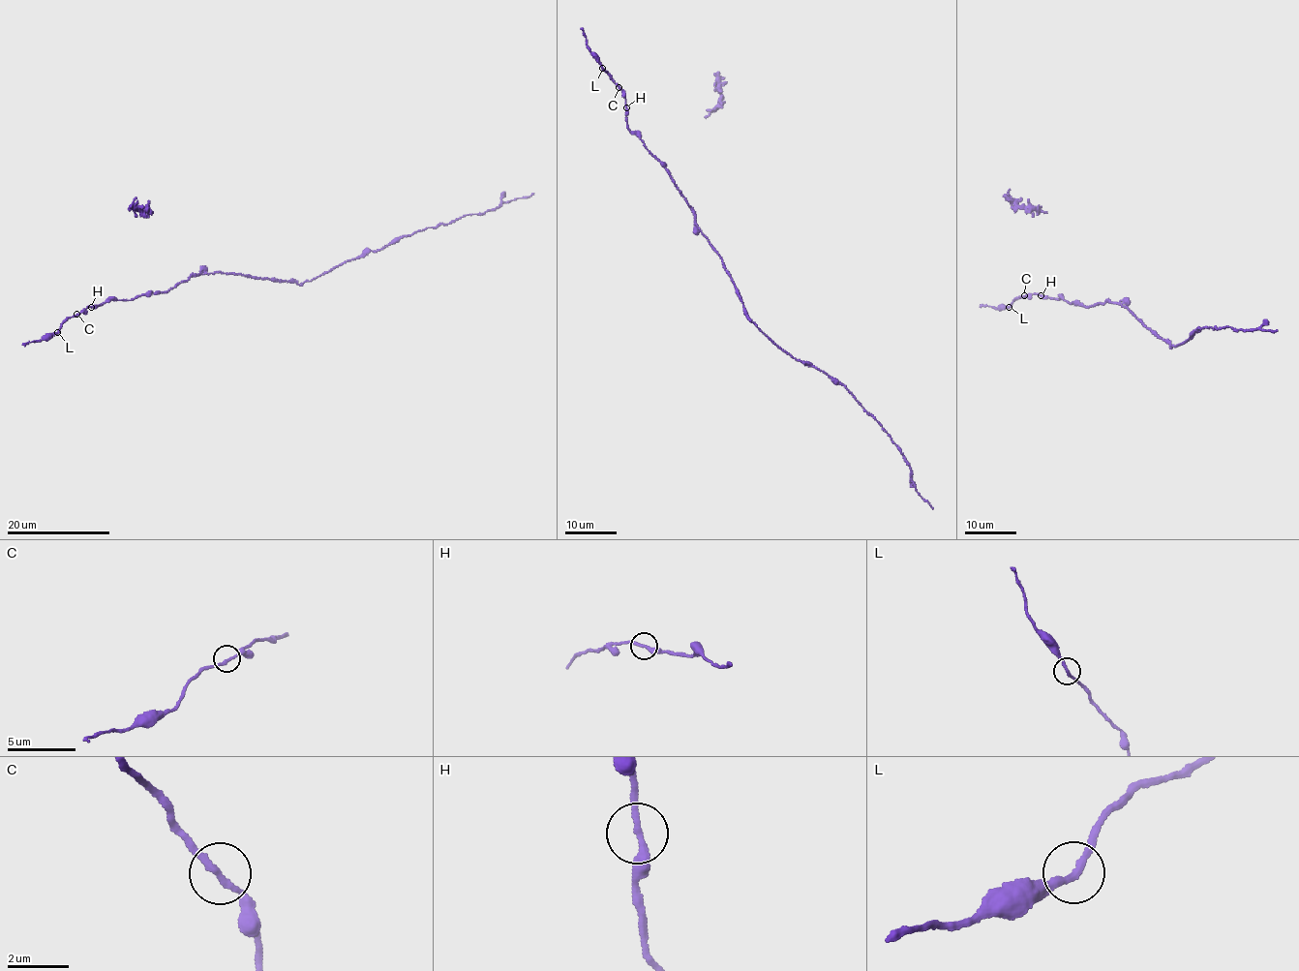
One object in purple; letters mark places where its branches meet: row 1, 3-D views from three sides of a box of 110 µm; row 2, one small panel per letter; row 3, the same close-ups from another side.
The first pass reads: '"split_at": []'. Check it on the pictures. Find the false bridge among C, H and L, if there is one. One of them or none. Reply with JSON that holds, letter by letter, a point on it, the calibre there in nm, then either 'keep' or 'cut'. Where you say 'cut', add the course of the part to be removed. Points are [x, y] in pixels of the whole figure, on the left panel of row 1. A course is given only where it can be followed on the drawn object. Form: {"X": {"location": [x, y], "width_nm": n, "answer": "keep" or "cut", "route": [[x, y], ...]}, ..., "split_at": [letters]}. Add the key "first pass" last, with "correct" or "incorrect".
{"C": {"location": [76, 314], "width_nm": 200, "answer": "keep"}, "H": {"location": [91, 307], "width_nm": 240, "answer": "keep"}, "L": {"location": [57, 332], "width_nm": 240, "answer": "keep"}, "split_at": [], "first pass": "correct"}

